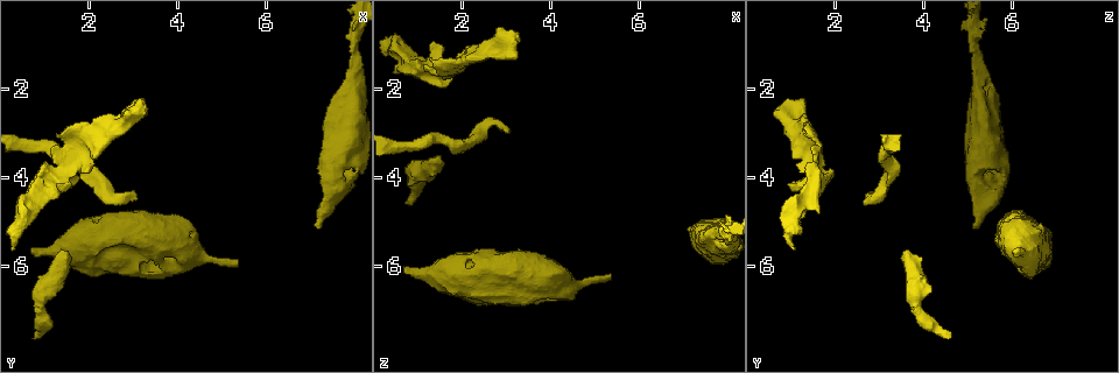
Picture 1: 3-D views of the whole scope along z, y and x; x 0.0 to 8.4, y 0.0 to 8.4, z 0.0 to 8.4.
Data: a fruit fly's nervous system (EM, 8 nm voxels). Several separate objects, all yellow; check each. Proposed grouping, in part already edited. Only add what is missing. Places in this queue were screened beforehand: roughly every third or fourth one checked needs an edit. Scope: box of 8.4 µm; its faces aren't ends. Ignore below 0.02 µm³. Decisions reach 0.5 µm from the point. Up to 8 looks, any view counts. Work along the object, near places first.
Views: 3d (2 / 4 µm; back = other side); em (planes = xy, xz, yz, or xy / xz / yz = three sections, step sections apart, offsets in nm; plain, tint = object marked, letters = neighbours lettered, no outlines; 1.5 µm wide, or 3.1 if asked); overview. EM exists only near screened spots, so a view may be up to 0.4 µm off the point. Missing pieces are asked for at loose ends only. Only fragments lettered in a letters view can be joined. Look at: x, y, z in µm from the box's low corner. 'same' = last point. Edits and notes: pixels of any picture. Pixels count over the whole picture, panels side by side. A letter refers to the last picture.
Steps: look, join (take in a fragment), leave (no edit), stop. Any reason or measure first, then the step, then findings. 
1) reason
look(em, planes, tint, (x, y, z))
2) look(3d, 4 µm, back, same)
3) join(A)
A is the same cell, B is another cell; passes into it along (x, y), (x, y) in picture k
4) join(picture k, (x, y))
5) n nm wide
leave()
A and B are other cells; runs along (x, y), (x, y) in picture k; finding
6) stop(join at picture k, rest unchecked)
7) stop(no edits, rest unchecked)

look(3d, 4 µm, back, (3.05, 4.40, 3.05))

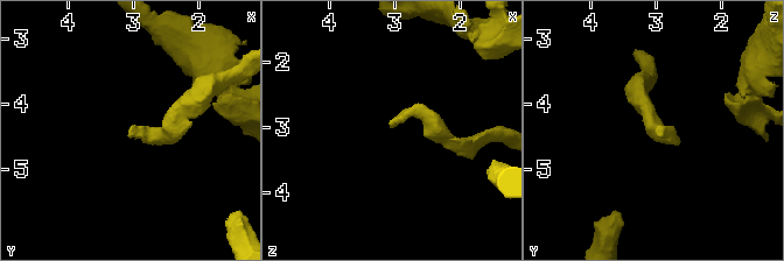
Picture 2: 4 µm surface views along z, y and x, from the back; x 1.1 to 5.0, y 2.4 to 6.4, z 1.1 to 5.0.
shape alone is not enough
look(em, xy, step 8, tint, (3.10, 4.45, 3.00))

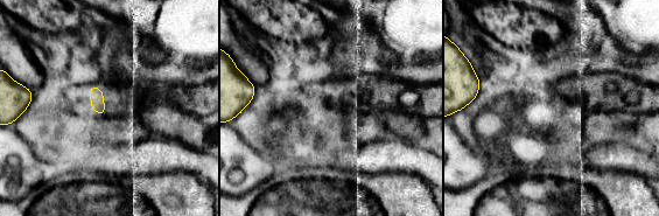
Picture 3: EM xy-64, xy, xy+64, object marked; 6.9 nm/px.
look(em, planes, letters, same)

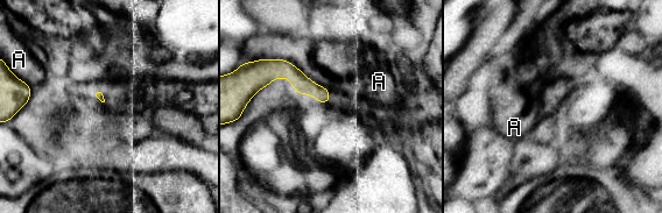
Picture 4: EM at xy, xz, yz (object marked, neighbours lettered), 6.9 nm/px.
leave()
A is another cell; none of them fits

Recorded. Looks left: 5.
thick end
look(3d, 4 µm, (0.75, 5.65, 6.05))

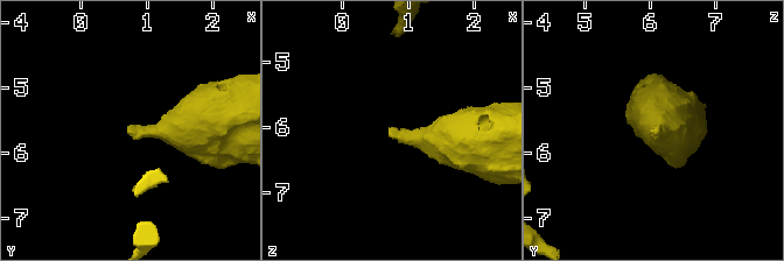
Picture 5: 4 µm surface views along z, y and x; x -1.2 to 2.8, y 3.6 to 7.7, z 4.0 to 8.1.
now the EM
look(em, planes, letters, (0.70, 5.65, 6.05))

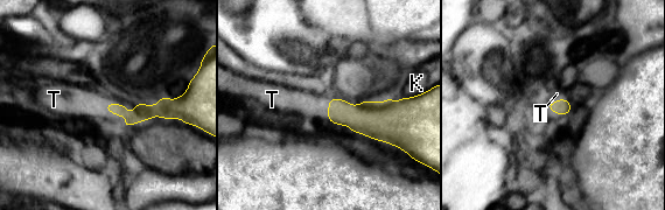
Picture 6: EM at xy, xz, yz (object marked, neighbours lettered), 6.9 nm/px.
join(T)
T is the same cell, K is another cell; passes into it along (119, 110), (121, 116), (89, 103) in picture 6; the neuron continues

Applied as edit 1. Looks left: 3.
look(overview)

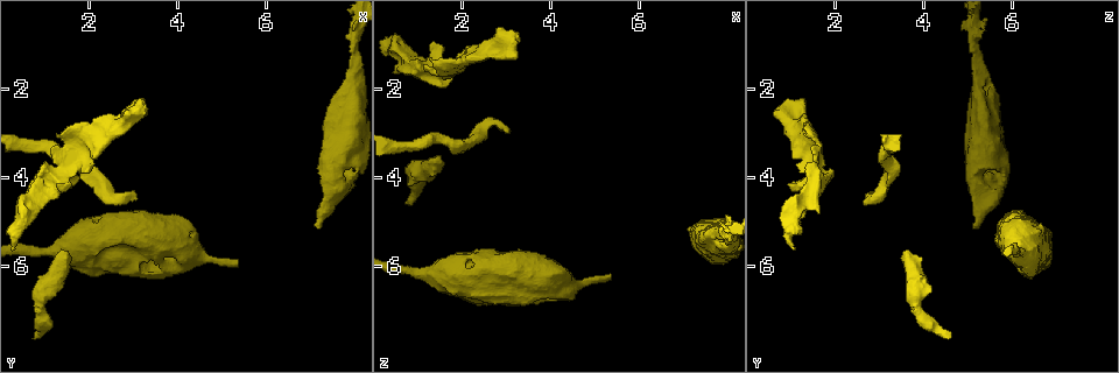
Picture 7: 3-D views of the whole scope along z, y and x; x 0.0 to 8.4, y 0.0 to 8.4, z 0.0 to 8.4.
branch stops here
look(em, planes, letters, (5.40, 5.95, 6.20))

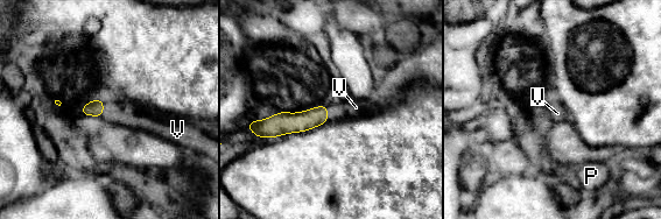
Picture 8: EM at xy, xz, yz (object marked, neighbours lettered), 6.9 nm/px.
110 nm wide
join(V)
V is the same cell, P is another cell; the neuron continues

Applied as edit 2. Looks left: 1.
stop(join at picture 6, join at picture 8, rest unchecked)

